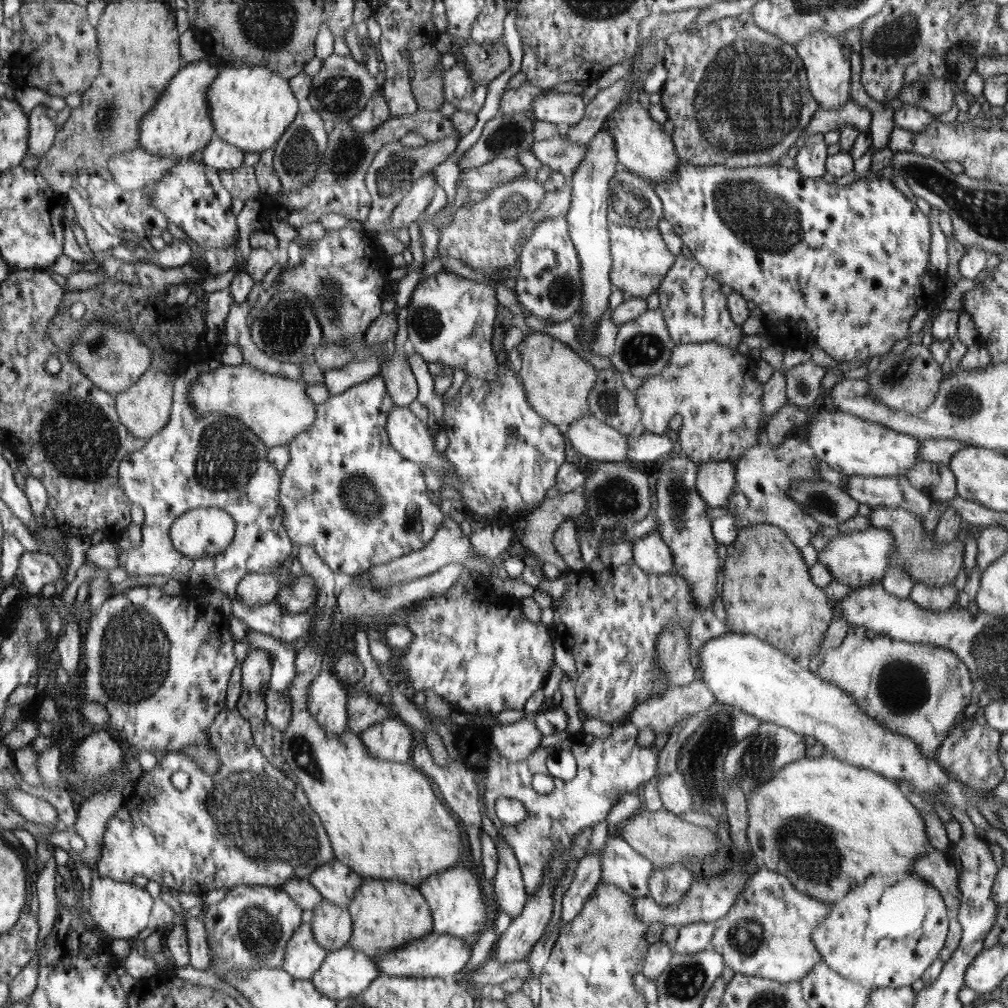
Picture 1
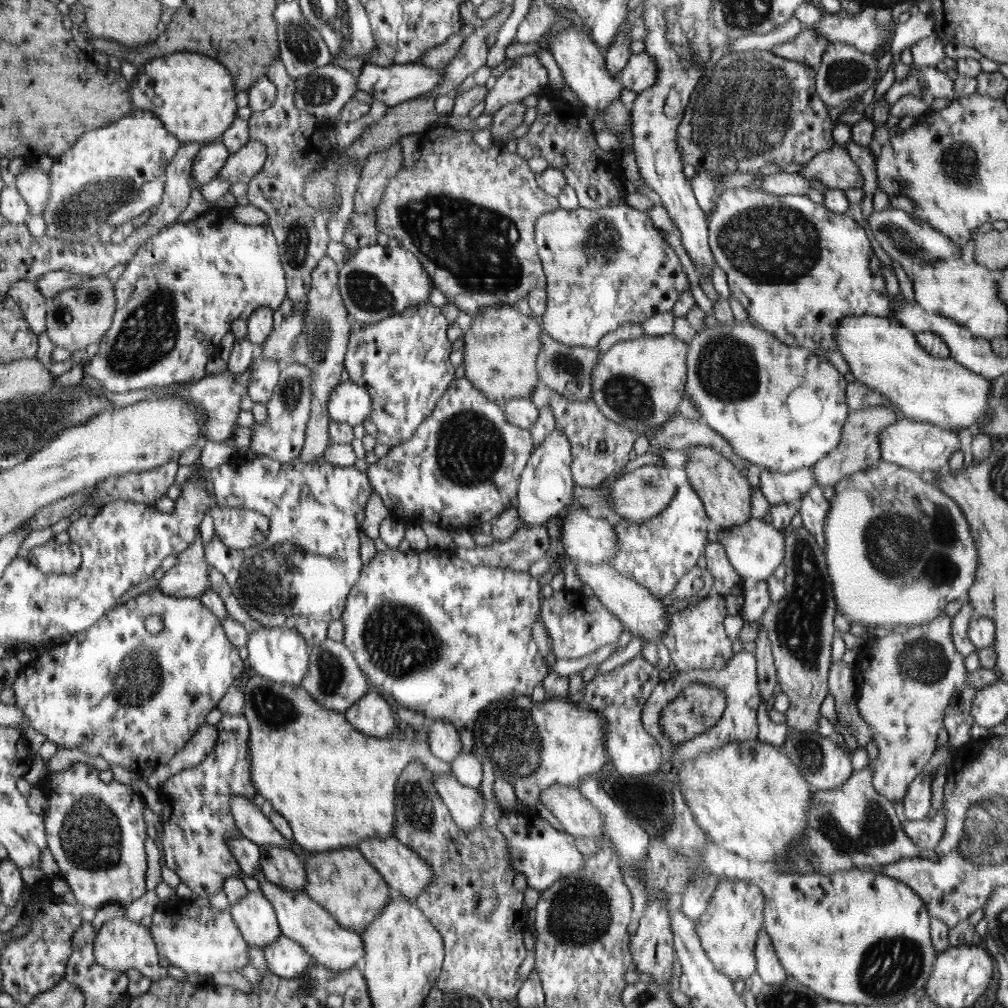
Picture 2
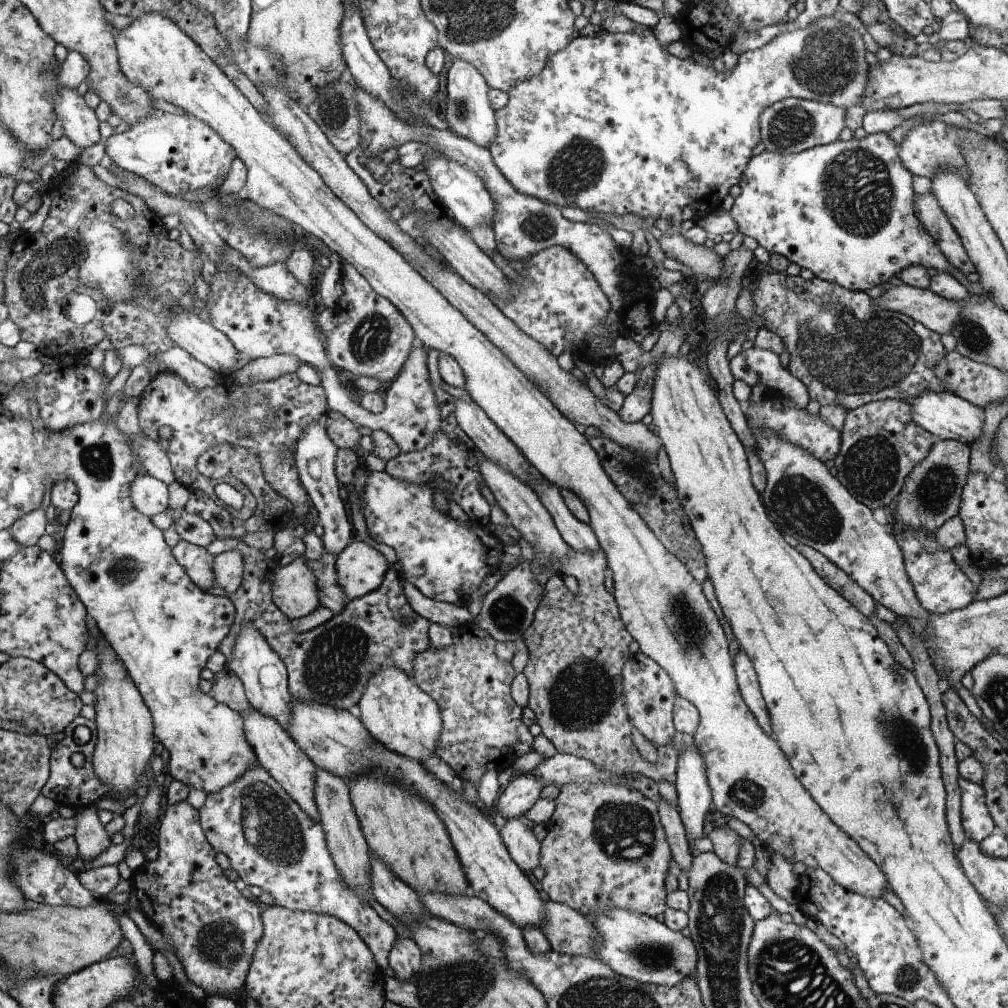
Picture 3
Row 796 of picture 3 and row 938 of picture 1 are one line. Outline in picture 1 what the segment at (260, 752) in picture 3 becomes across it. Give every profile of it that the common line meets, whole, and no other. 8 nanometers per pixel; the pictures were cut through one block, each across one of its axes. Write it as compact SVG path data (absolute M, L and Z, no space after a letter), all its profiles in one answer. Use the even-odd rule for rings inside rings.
M302 923L288 941L283 969L302 980L311 980L327 959L327 950L315 940L311 925Z

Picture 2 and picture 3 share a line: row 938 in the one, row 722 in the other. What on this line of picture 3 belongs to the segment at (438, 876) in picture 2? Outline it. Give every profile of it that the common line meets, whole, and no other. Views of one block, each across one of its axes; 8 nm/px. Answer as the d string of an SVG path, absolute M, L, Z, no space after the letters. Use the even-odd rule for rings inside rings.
M475 623L460 625L454 633L452 644L445 648L426 648L424 652L416 656L415 665L412 668L411 677L416 685L426 693L430 693L442 710L443 733L439 739L439 745L435 754L451 765L463 782L470 780L474 788L483 782L483 776L488 771L494 770L500 774L508 768L513 768L519 757L533 752L535 738L529 733L528 728L522 732L522 708L512 700L510 696L510 684L514 680L514 668L511 662L504 662L494 654L494 637L489 636L486 630L481 630L482 640L478 638Z

